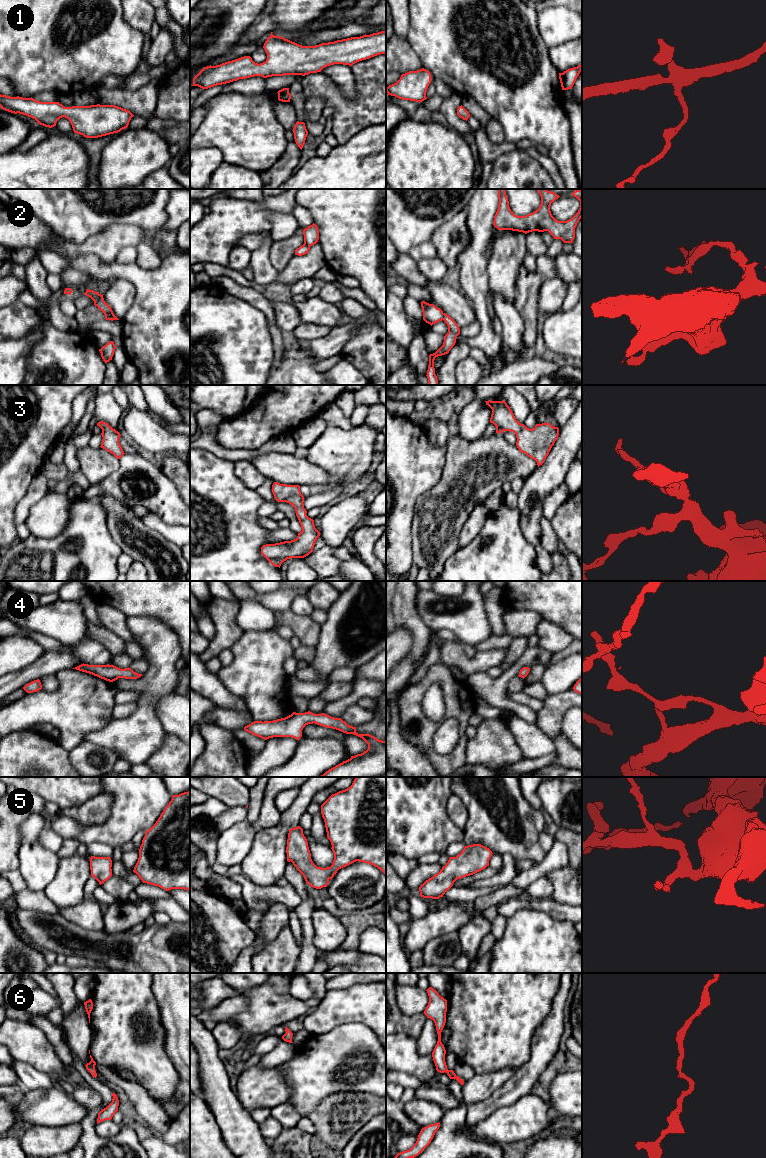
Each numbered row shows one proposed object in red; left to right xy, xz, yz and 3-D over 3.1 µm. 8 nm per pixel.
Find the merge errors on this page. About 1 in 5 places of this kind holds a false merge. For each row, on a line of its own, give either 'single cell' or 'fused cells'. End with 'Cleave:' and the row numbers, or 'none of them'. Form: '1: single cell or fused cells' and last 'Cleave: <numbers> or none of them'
1: single cell
2: fused cells
3: single cell
4: single cell
5: single cell
6: single cell
Cleave: 2

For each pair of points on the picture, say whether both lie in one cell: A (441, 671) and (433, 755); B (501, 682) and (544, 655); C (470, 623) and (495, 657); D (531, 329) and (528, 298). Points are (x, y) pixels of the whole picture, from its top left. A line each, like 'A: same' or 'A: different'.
A: same
B: same
C: different
D: same

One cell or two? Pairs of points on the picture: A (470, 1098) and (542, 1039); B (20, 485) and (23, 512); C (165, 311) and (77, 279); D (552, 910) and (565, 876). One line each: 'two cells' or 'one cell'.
A: two cells
B: two cells
C: two cells
D: two cells

